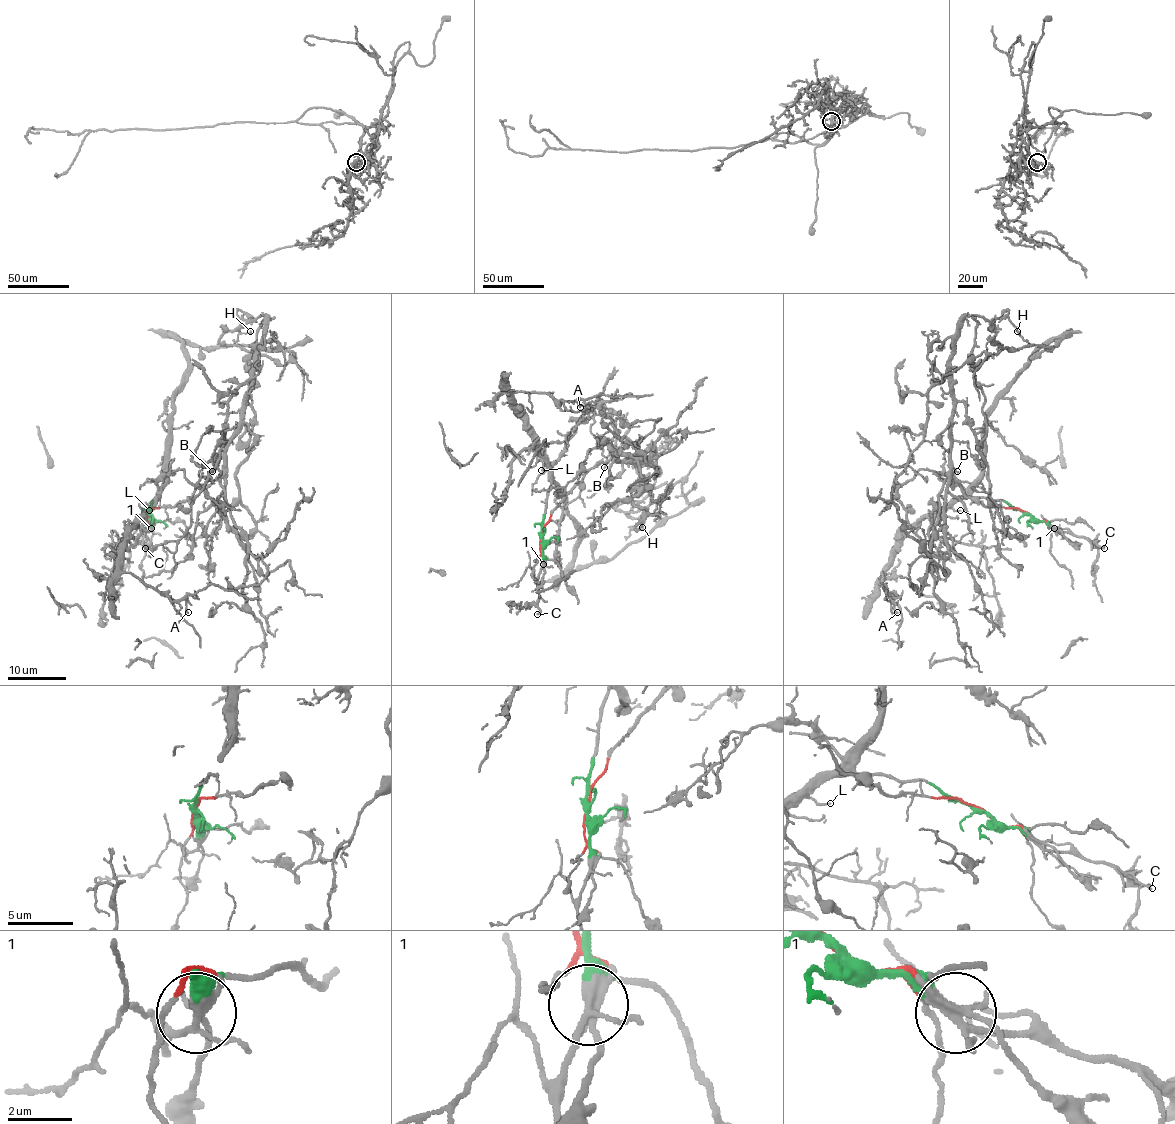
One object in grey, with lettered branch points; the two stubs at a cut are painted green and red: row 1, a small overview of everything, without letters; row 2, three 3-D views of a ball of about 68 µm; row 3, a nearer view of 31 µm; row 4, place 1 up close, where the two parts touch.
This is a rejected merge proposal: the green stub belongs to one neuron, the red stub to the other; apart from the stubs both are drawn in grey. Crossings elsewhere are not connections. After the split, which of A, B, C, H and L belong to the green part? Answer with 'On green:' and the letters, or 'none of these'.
On green: A, C, L

